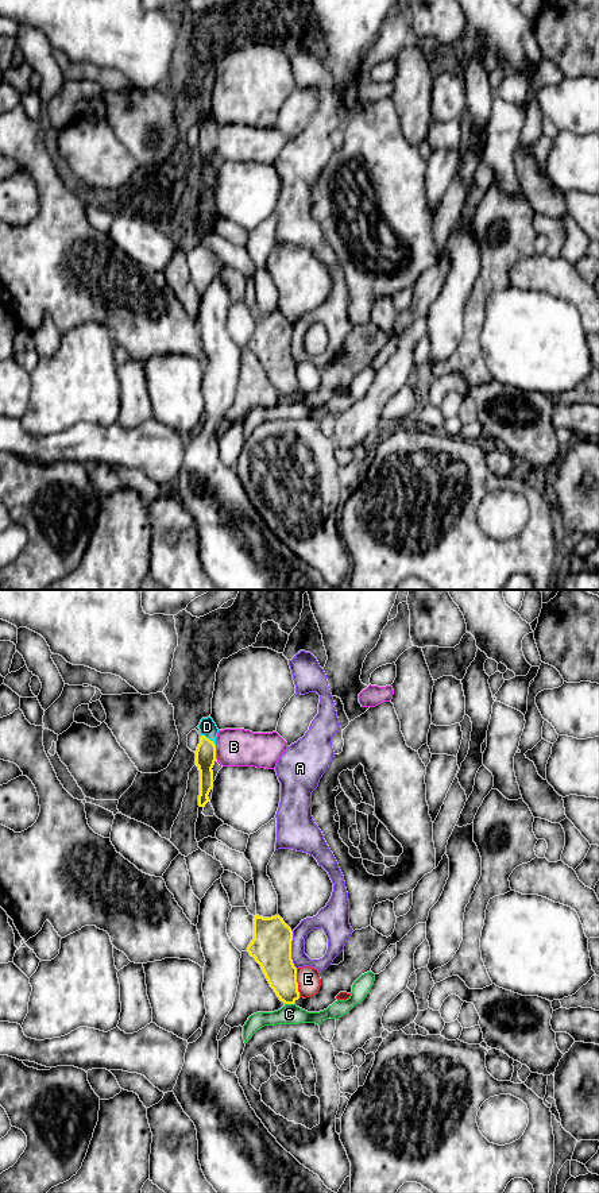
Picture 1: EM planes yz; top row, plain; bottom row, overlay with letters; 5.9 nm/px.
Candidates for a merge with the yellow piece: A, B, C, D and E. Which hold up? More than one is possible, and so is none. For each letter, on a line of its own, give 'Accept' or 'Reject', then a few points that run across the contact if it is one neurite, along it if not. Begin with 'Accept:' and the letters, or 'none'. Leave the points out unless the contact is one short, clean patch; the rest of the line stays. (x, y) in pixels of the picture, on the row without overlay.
Accept: D
A: Reject. Line: yz (292, 327), (292, 358), (297, 363)
B: Reject. Line: yz (215, 141), (216, 153)
C: Reject
D: Accept. Line: yz (205, 150), (208, 134), (207, 122)
E: Reject. Line: yz (296, 365), (300, 392)

